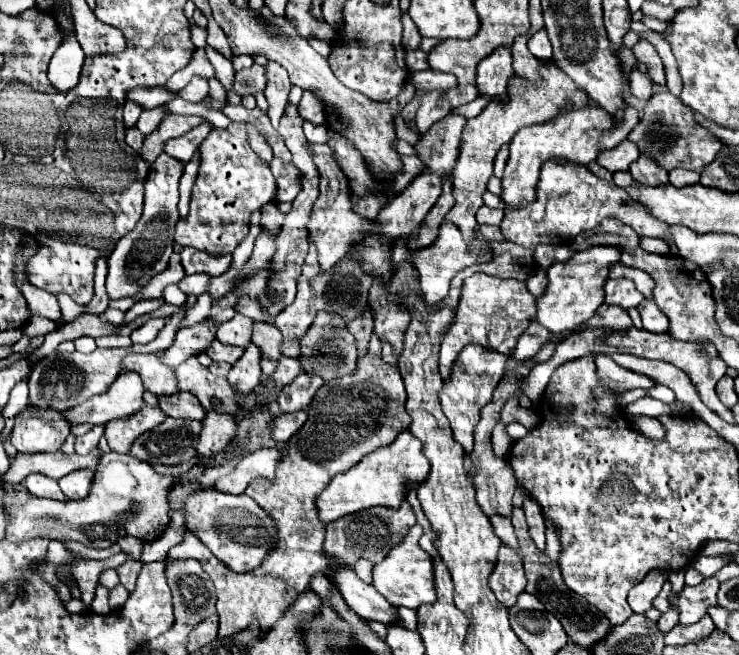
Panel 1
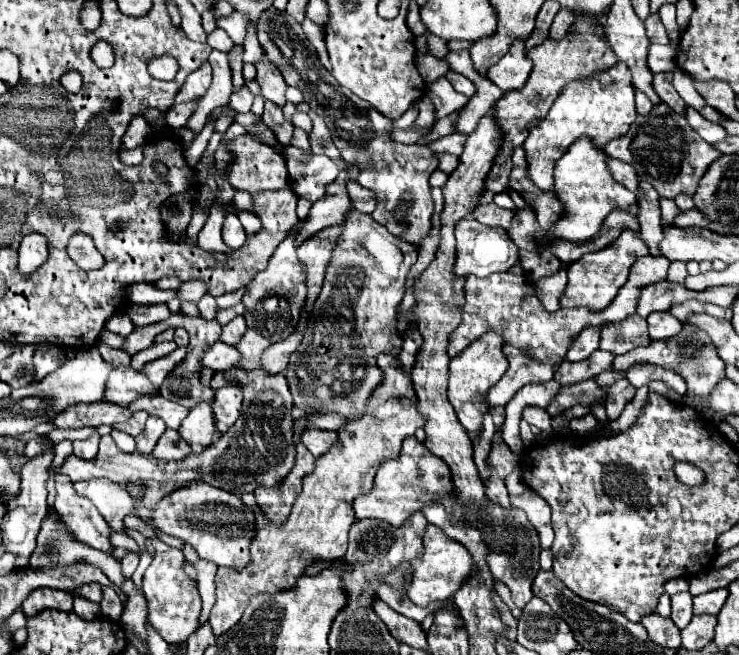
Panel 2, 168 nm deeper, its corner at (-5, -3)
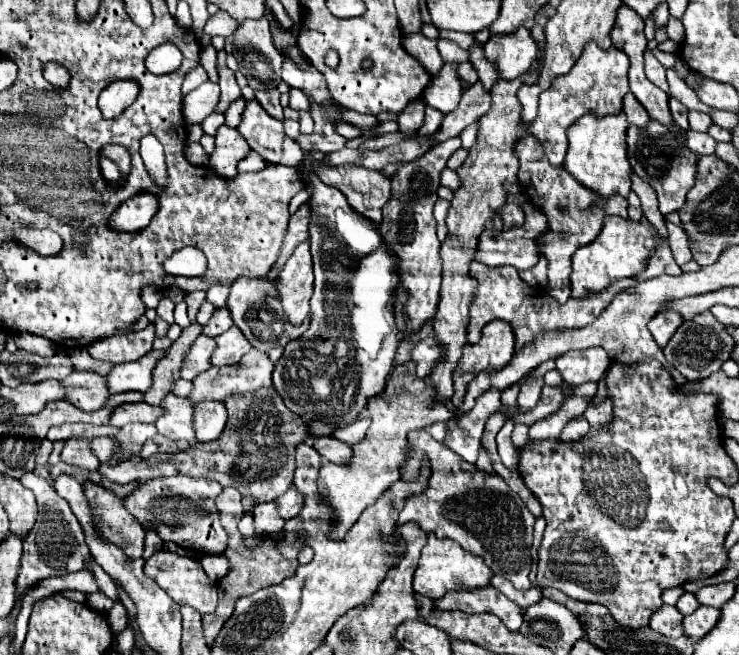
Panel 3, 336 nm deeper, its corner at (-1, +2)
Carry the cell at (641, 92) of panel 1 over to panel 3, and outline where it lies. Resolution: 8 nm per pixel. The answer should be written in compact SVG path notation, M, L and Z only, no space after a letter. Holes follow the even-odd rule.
M626 93L626 95L624 95L622 105L624 105L622 111L626 113L626 117L628 117L628 121L630 121L632 125L636 125L636 127L640 127L640 129L644 129L644 127L648 125L650 117L646 115L646 111L642 111L642 105L638 103L638 99L634 99L632 93Z

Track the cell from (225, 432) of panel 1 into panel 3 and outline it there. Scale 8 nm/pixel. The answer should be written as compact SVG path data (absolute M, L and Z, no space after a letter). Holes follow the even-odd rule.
M166 395L164 401L160 403L160 407L164 409L164 413L154 423L158 433L172 441L186 439L190 445L194 445L196 443L194 425L192 425L194 405L188 399L178 399L174 395Z

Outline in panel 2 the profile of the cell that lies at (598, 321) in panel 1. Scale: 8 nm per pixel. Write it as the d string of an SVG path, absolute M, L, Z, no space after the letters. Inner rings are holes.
M586 326L582 328L570 342L570 348L566 352L566 360L576 362L576 360L584 360L586 356L590 356L600 342L600 332L604 326Z

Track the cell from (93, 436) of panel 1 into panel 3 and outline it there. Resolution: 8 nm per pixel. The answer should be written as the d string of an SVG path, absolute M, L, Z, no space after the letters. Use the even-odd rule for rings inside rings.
M70 439L66 441L60 459L68 465L86 469L86 471L98 471L100 461L98 457L90 451L90 443L86 439Z

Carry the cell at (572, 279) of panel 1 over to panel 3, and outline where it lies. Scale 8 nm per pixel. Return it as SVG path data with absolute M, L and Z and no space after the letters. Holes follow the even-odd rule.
M606 217L600 235L592 243L578 249L572 257L572 297L598 293L616 279L638 275L646 269L656 245L658 237L654 235L654 229L648 223L622 217Z

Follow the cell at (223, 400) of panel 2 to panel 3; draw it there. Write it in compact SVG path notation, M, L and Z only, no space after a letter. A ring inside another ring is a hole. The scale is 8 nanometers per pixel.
M198 403L194 407L194 431L200 443L208 443L220 437L226 425L226 407L224 403Z

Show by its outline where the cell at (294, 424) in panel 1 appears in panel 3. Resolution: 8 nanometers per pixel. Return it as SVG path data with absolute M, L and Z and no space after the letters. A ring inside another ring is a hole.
M314 437L312 445L324 459L336 463L336 465L348 465L352 457L352 447L334 439L334 437Z

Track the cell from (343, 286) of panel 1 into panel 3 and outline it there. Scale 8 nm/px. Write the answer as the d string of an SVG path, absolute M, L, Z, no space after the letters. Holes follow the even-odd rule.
M252 349L234 367L210 367L202 375L198 375L192 381L194 387L192 387L190 395L188 395L188 399L194 405L202 403L202 401L222 401L224 403L228 395L244 395L248 391L258 391L260 387L270 387L272 385L272 371L274 371L274 363L268 359L268 355L262 353L262 351Z

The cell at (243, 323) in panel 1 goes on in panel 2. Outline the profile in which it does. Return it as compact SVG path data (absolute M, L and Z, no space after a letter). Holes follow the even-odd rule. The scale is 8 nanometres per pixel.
M236 316L232 322L228 322L224 328L222 328L222 334L220 334L220 340L234 346L242 336L244 332L248 330L248 324L246 324L246 318L244 316Z

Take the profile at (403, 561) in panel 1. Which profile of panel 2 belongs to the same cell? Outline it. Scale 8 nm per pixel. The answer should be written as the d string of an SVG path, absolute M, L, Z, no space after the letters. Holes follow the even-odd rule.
M428 524L424 534L424 554L412 560L412 574L410 580L404 584L404 590L416 606L424 608L434 600L452 598L458 584L462 584L462 580L470 576L470 568L472 568L472 558L466 552L466 548L462 548L462 544L454 540L446 540L442 532L438 532L432 524Z

